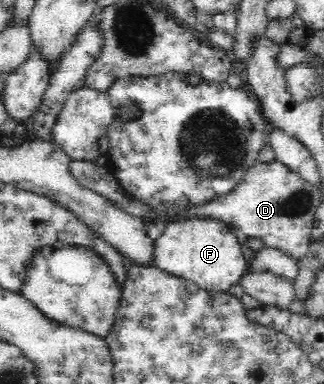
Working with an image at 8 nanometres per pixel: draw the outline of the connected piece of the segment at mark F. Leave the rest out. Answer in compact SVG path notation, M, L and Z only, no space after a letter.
M182 219L165 224L164 233L153 240L151 265L174 277L194 282L203 290L228 291L228 288L238 284L245 274L245 257L245 247L238 242L234 231L230 231L230 225L215 219Z

